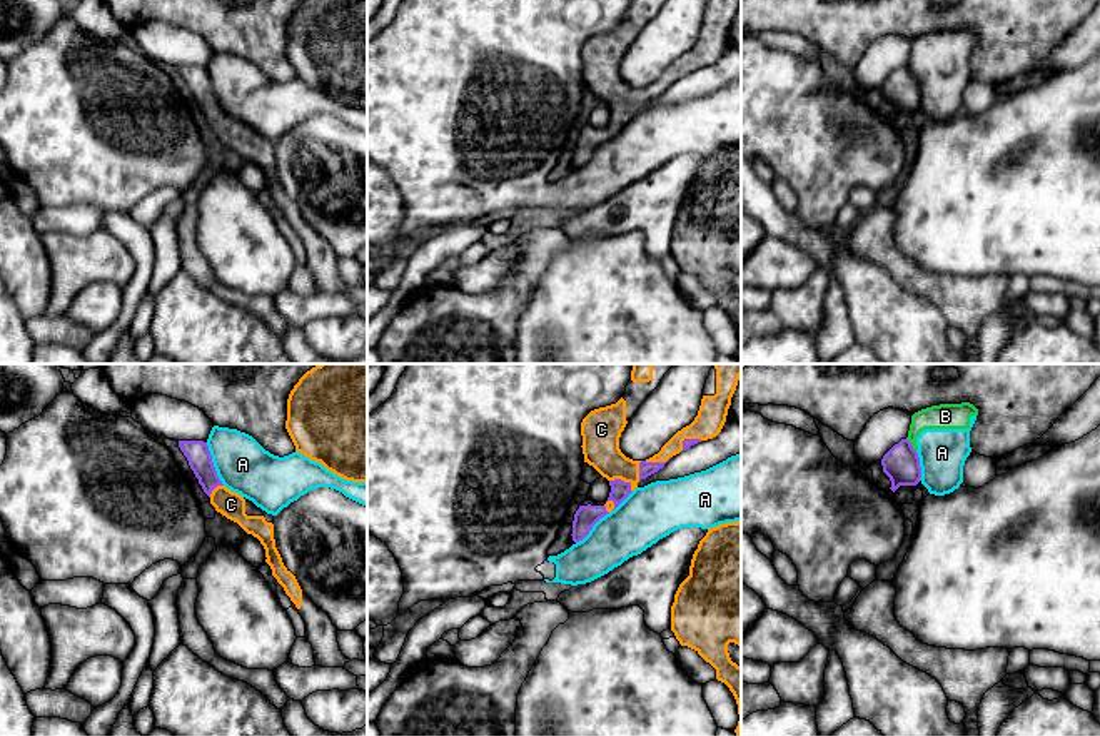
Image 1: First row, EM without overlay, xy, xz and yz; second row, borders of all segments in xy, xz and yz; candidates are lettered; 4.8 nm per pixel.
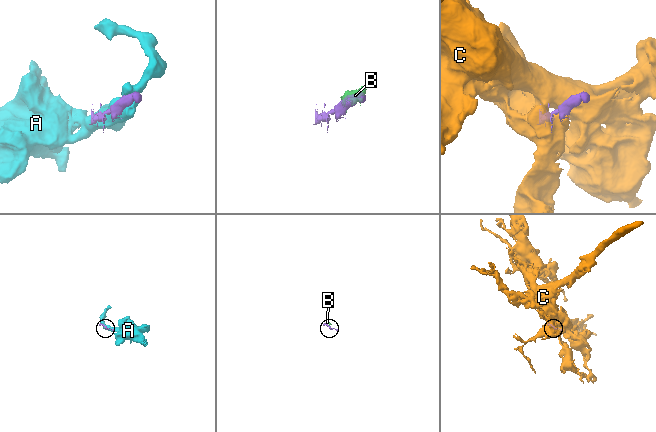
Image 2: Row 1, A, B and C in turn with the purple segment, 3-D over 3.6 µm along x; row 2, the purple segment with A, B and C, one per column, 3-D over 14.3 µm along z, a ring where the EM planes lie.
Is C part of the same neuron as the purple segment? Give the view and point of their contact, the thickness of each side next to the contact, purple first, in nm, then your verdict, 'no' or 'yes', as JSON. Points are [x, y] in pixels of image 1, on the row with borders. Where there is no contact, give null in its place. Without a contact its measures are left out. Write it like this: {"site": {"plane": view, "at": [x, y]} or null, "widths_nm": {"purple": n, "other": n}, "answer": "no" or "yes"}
{"site": {"plane": "xz", "at": [623, 481]}, "widths_nm": {"purple": 90, "other": 180}, "answer": "yes"}

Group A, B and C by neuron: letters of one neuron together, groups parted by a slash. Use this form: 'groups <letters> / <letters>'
groups A B / C

